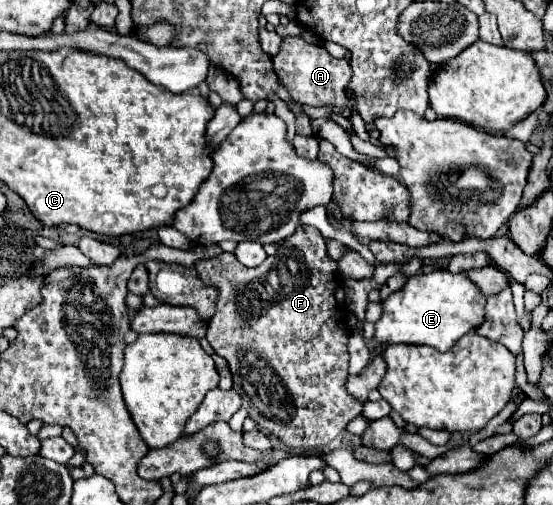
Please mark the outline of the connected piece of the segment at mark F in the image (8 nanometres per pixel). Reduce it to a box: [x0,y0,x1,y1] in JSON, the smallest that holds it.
[196,223,362,451]

